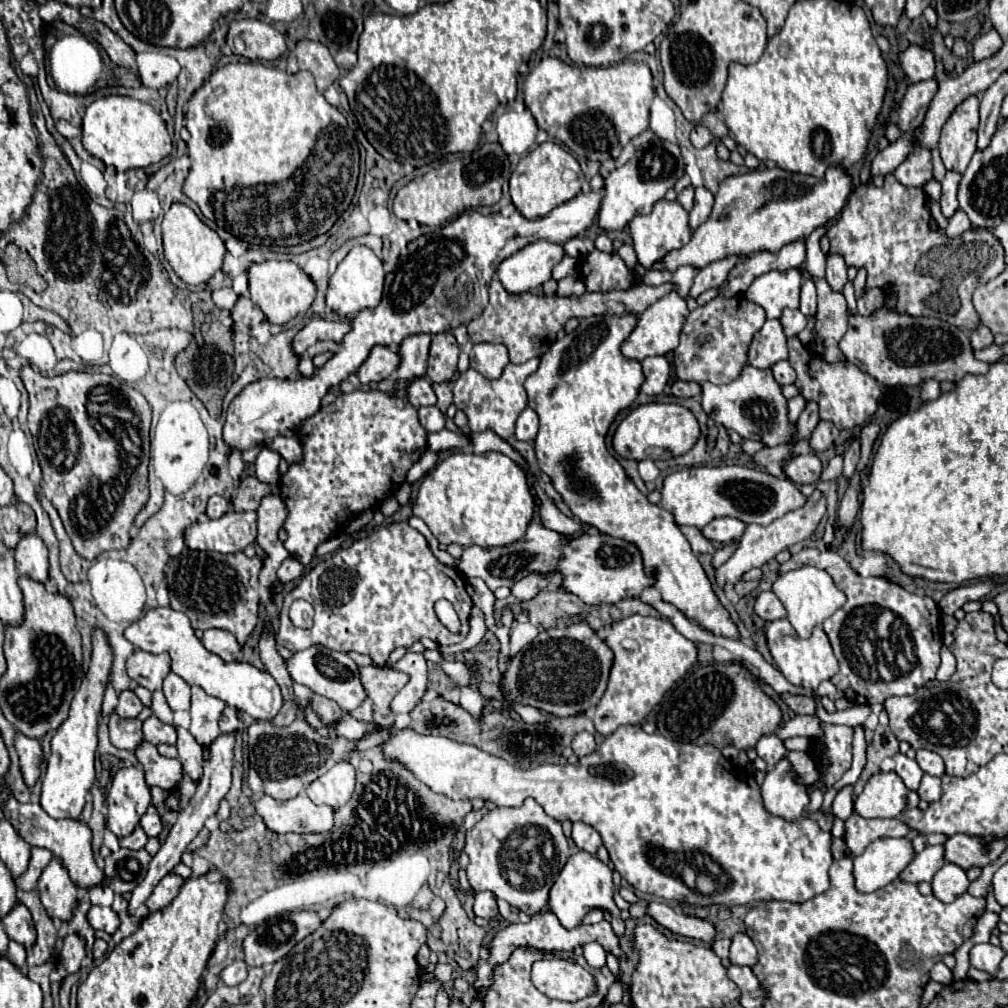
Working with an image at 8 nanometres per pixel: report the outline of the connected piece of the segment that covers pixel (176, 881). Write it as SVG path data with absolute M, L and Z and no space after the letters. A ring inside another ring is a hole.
M168 873L152 891L152 895L146 899L146 907L150 913L154 911L160 911L162 907L170 905L172 899L178 895L180 887L184 885L184 879L176 873Z

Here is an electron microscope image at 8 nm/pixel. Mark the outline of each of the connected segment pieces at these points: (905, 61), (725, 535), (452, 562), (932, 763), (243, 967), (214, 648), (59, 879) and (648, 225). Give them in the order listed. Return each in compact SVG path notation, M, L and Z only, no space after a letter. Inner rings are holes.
M910 45L902 55L900 63L904 73L910 77L912 83L934 79L934 55L932 51L924 51L918 45Z
M720 517L712 523L708 523L702 533L704 533L704 537L708 537L712 541L730 543L730 541L738 541L742 537L744 529L746 529L744 521L734 519L734 517Z
M426 535L426 539L428 539L428 543L430 543L430 547L432 547L432 553L444 563L444 565L448 565L448 567L456 567L458 563L460 563L460 559L454 559L452 555L448 555L446 551L440 551L438 549L438 541L434 539L434 537L430 537L430 535ZM434 539L434 541L432 541Z
M920 749L916 753L916 761L928 775L934 775L934 777L944 775L944 761L942 761L940 755L936 755L936 753L928 751L928 749Z
M234 961L234 963L230 963L228 967L222 969L220 979L222 979L226 985L232 987L232 985L242 983L242 981L246 979L246 973L248 973L248 965L246 965L244 961Z
M206 629L204 637L202 637L202 643L210 653L216 653L224 661L234 661L236 655L242 649L238 645L236 637L228 631L222 631L222 629Z
M56 857L44 869L38 881L38 895L50 919L72 919L72 911L78 903L78 889L72 885L72 881L68 881L68 873L60 869L60 861L56 861Z
M660 199L652 213L648 215L636 215L630 223L628 223L628 233L632 237L632 245L636 249L636 255L638 255L638 261L642 267L652 267L656 261L662 261L664 255L668 255L670 251L674 249L680 249L684 247L688 241L690 241L690 235L692 235L692 229L688 225L688 213L686 209L676 203L676 201L666 201L666 199Z

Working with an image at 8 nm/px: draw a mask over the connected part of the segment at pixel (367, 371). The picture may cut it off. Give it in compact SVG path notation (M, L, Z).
M376 345L368 359L362 363L362 367L358 369L358 377L362 383L378 383L382 379L388 379L396 367L400 363L400 355L390 351L388 347L382 347L382 345Z

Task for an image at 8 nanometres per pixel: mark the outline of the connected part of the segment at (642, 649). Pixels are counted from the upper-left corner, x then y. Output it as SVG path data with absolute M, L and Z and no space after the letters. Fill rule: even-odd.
M630 615L604 627L604 641L614 651L614 667L608 689L596 705L594 725L600 735L614 733L620 725L640 725L648 713L662 701L666 691L682 679L698 661L696 643L686 639L670 619Z

